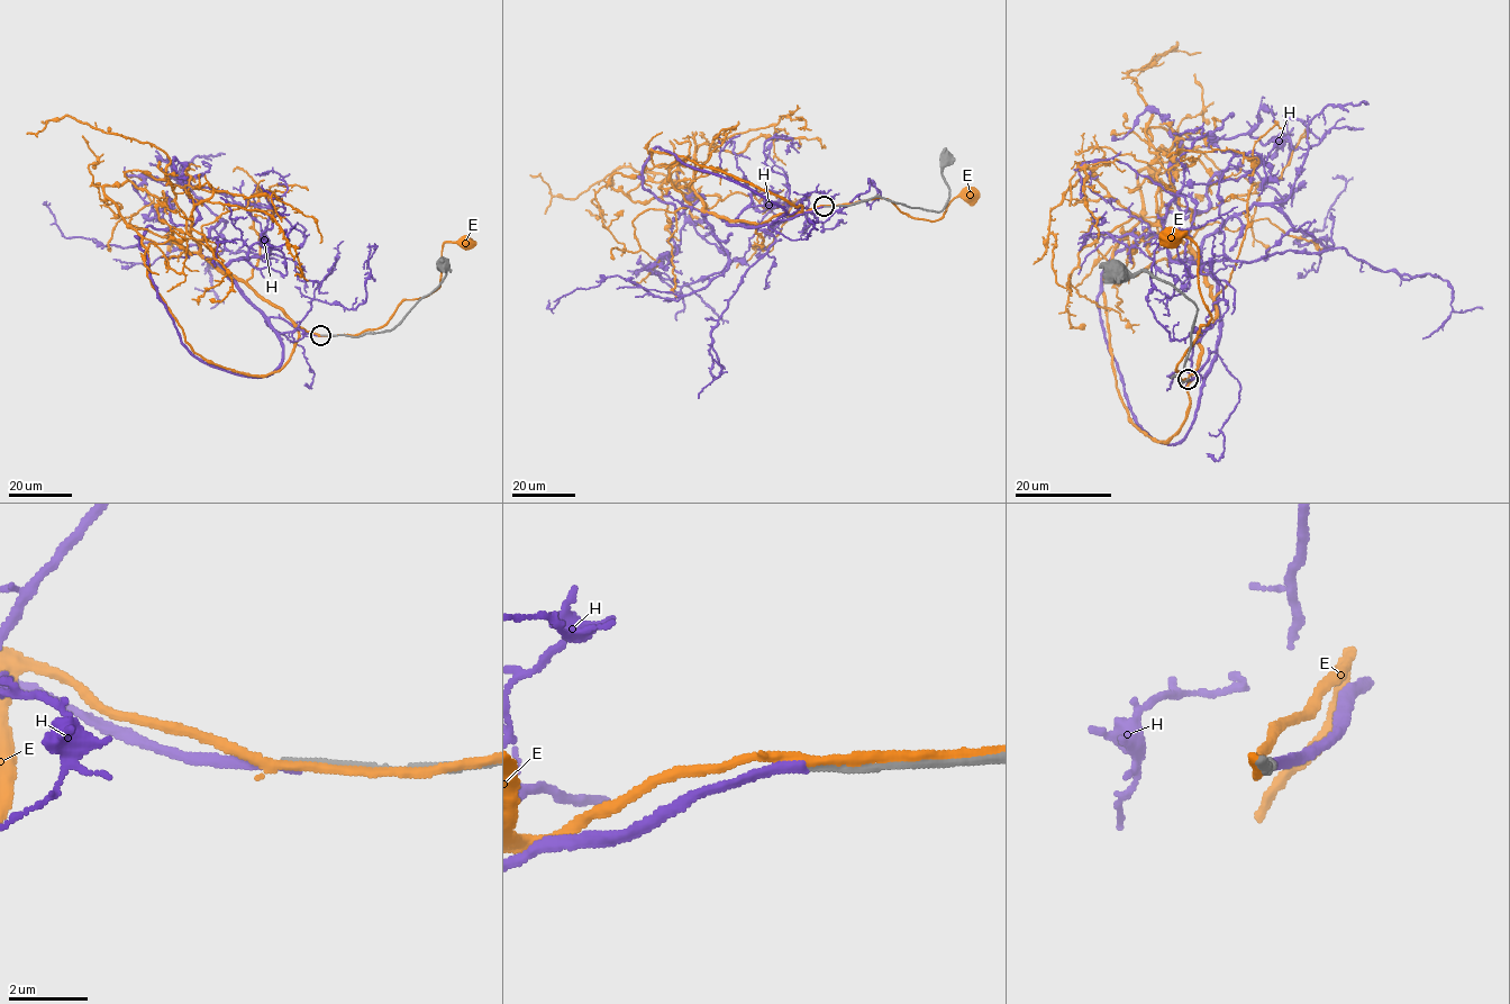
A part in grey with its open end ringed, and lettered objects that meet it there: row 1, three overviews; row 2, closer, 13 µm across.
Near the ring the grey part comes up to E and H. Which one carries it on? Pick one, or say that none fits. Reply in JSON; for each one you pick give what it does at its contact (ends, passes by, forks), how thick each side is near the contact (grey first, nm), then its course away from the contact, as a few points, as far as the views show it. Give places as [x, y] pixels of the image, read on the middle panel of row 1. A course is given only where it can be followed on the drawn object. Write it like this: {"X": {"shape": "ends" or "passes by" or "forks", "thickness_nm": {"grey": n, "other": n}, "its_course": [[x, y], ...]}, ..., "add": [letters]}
{"add": []}

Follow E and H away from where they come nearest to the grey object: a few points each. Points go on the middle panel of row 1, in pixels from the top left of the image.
E: (830, 206), (885, 198), (907, 215), (934, 220), (943, 215), (954, 198), (965, 191), (969, 193)
H: (825, 206), (772, 224), (775, 204), (656, 146), (643, 186), (682, 213), (701, 196), (672, 255), (628, 270)

